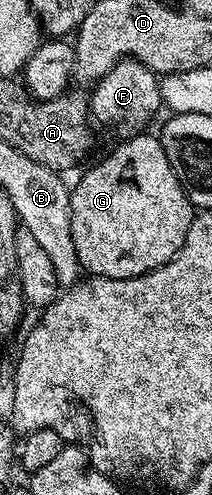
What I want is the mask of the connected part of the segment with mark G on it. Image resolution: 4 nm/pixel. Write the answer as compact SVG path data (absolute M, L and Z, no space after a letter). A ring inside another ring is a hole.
M134 134L119 146L115 152L110 152L95 168L90 168L78 180L78 185L73 185L70 194L70 217L72 218L72 242L76 246L76 256L82 264L83 269L91 277L103 276L104 278L112 278L113 280L123 280L124 278L132 278L133 276L143 276L145 272L156 270L160 266L164 266L173 256L180 250L180 246L184 246L184 238L188 238L188 230L192 226L196 215L196 209L191 204L190 199L186 197L186 188L183 181L179 180L178 175L172 170L172 166L168 162L168 154L164 154L161 139L157 135L146 136L147 134Z

